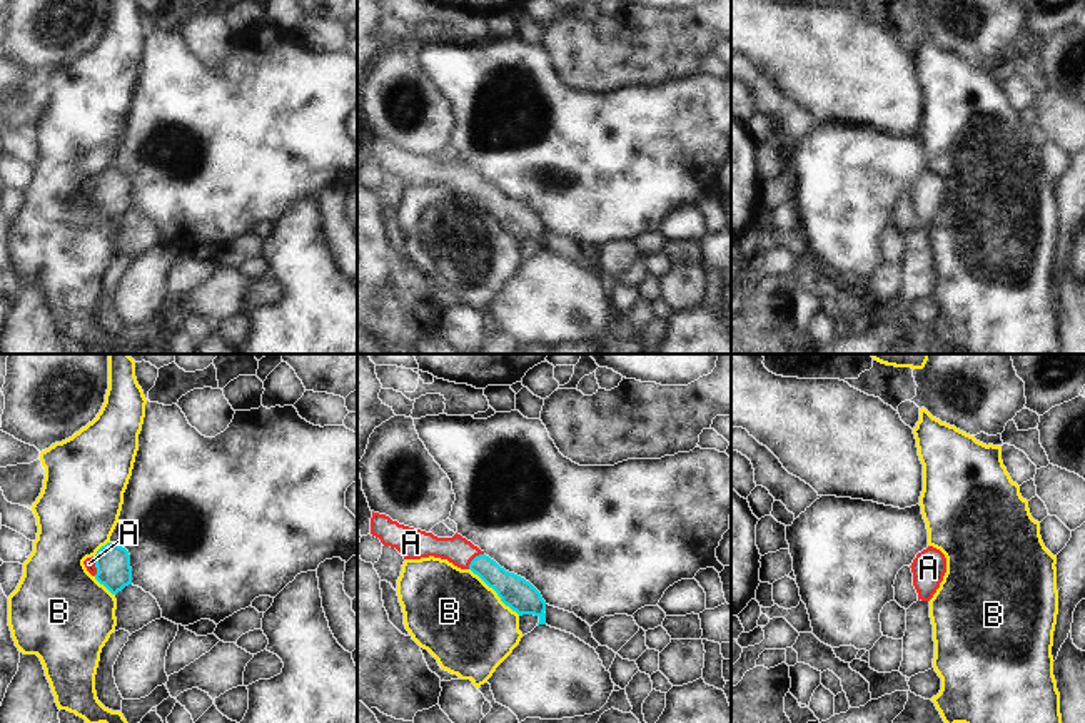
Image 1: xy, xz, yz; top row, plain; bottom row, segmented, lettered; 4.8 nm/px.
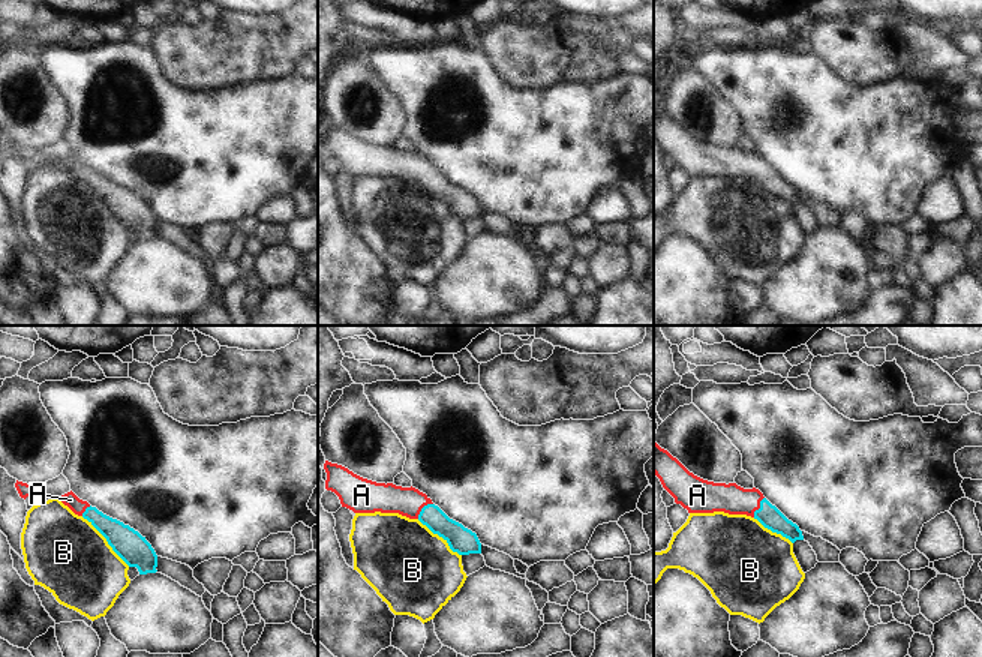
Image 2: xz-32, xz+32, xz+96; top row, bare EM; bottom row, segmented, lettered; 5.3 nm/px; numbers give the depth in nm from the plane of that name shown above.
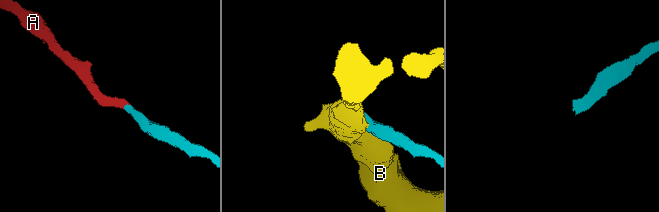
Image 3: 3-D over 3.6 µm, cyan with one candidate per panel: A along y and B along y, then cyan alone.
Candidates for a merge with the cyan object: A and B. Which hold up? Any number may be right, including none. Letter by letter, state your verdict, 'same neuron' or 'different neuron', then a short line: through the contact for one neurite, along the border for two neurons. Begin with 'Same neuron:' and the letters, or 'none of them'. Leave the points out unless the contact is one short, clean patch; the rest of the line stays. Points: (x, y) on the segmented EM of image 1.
Same neuron: A
A: same neuron | xz (513, 590), (473, 560), (459, 551)
B: different neuron

